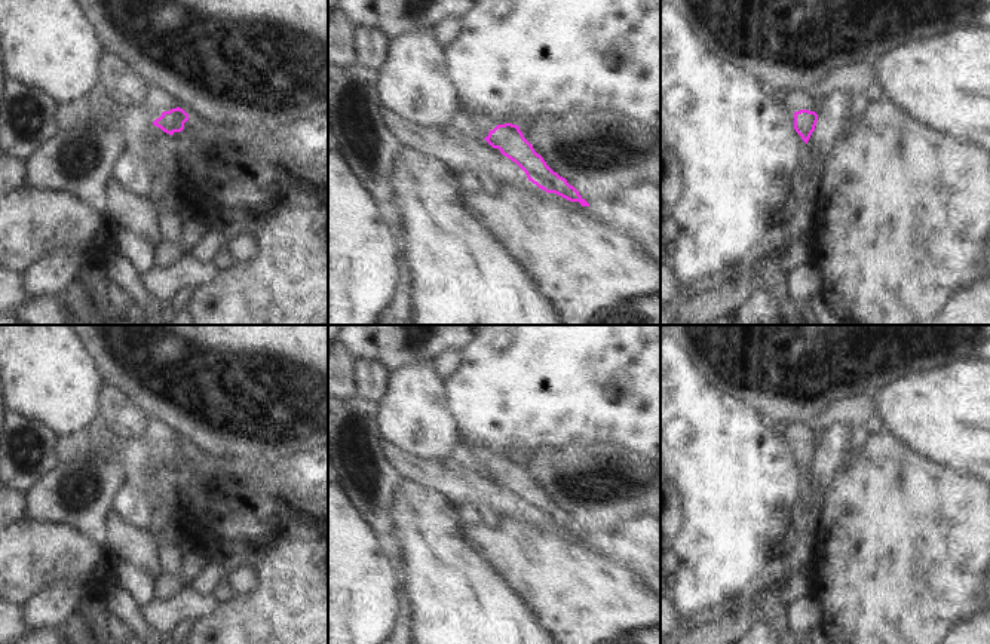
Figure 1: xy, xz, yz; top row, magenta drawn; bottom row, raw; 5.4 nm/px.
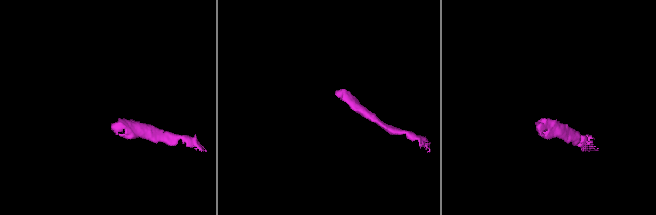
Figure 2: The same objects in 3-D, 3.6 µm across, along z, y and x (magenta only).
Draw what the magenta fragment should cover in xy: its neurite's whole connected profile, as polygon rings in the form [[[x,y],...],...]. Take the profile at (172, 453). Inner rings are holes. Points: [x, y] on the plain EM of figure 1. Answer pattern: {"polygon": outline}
{"polygon": [[[145,420],[145,430],[140,441],[144,444],[150,456],[160,460],[163,464],[174,467],[184,461],[184,456],[189,453],[189,447],[177,439],[169,444],[160,444],[159,439],[163,433],[163,424],[157,420]]]}

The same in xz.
{"polygon": [[[462,438],[460,442],[469,450],[471,456],[481,467],[487,467],[484,472],[493,481],[499,481],[503,488],[515,494],[525,505],[528,513],[546,525],[555,525],[570,534],[589,539],[579,524],[570,518],[566,510],[554,505],[543,490],[534,484],[533,478],[519,463],[519,459],[512,456],[496,459],[488,450],[479,445],[469,444]]]}

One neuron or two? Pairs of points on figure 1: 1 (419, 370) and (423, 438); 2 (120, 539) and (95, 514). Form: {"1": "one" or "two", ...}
{"1": "one", "2": "two"}

